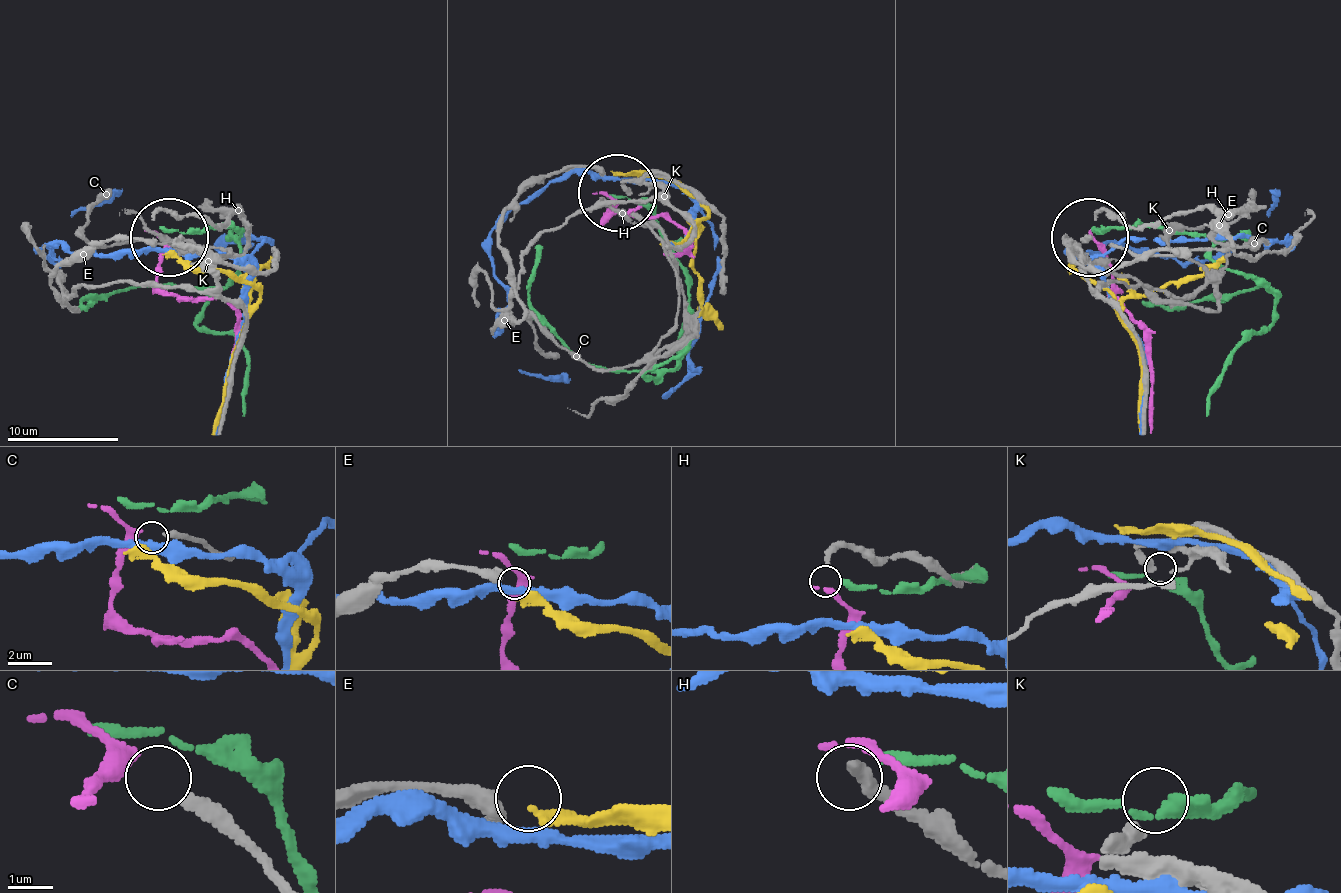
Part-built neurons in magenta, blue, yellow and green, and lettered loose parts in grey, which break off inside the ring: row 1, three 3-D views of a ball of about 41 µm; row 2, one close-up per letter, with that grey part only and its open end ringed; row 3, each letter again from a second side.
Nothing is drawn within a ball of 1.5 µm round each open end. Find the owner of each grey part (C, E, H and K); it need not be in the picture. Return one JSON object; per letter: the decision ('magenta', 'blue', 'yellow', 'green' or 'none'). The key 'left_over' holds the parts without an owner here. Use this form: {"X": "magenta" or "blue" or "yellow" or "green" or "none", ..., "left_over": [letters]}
{"C": "magenta", "E": "yellow", "H": "none", "K": "none", "left_over": ["H", "K"]}

